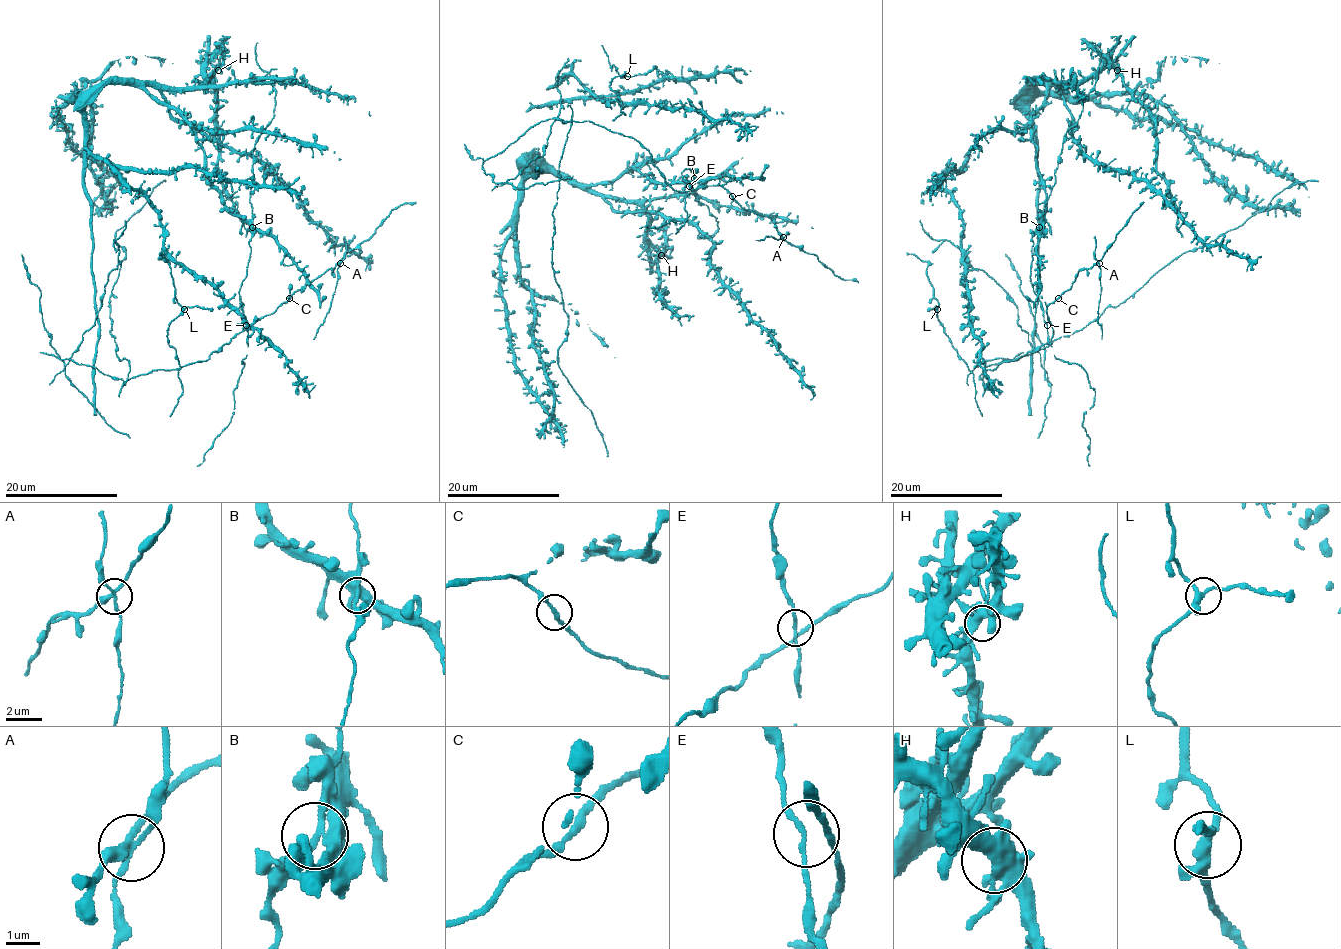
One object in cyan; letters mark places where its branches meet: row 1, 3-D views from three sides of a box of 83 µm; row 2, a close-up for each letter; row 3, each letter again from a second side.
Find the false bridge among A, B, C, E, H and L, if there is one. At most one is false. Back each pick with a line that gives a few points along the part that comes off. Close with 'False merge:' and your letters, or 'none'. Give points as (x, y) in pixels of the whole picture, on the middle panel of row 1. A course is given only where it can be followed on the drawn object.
A: Course of the part to remove: (782, 237), (755, 240)
False merge: A

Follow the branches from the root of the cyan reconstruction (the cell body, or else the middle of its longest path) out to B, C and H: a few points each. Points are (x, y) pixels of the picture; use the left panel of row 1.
B: (172, 108), (191, 127), (194, 141), (204, 154), (204, 171), (208, 182), (218, 192), (221, 200), (252, 227)
C: (172, 108), (191, 127), (208, 182), (251, 226), (239, 289), (246, 325), (289, 298)
H: (172, 108), (163, 106), (145, 87), (197, 87), (204, 82), (207, 63), (218, 70)

